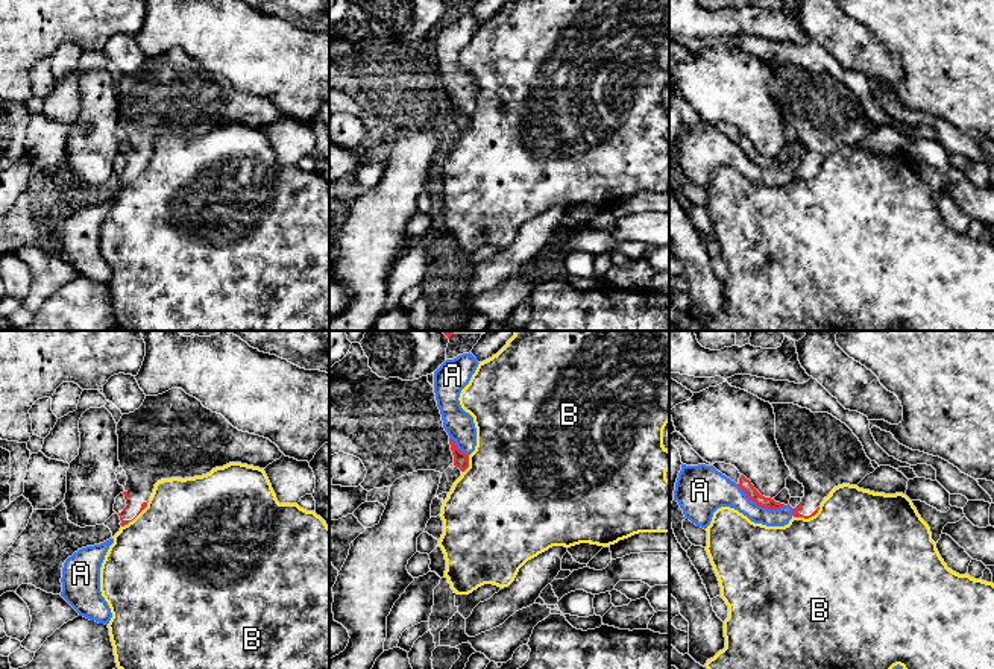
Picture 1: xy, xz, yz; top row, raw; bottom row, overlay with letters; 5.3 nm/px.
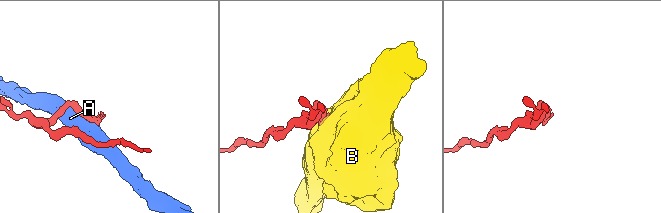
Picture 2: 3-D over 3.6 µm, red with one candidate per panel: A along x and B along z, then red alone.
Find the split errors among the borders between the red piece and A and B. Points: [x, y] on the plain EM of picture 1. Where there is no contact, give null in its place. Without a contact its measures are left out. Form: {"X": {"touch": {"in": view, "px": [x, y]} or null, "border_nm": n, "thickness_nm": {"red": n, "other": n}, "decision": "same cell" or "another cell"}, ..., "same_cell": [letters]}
{"A": {"touch": {"in": "yz", "px": [761, 166]}, "border_nm": 280, "thickness_nm": {"red": 70, "other": 180}, "decision": "another cell"}, "B": {"touch": {"in": "yz", "px": [806, 178]}, "border_nm": 160, "thickness_nm": {"red": 40, "other": 500}, "decision": "another cell"}, "same_cell": []}

